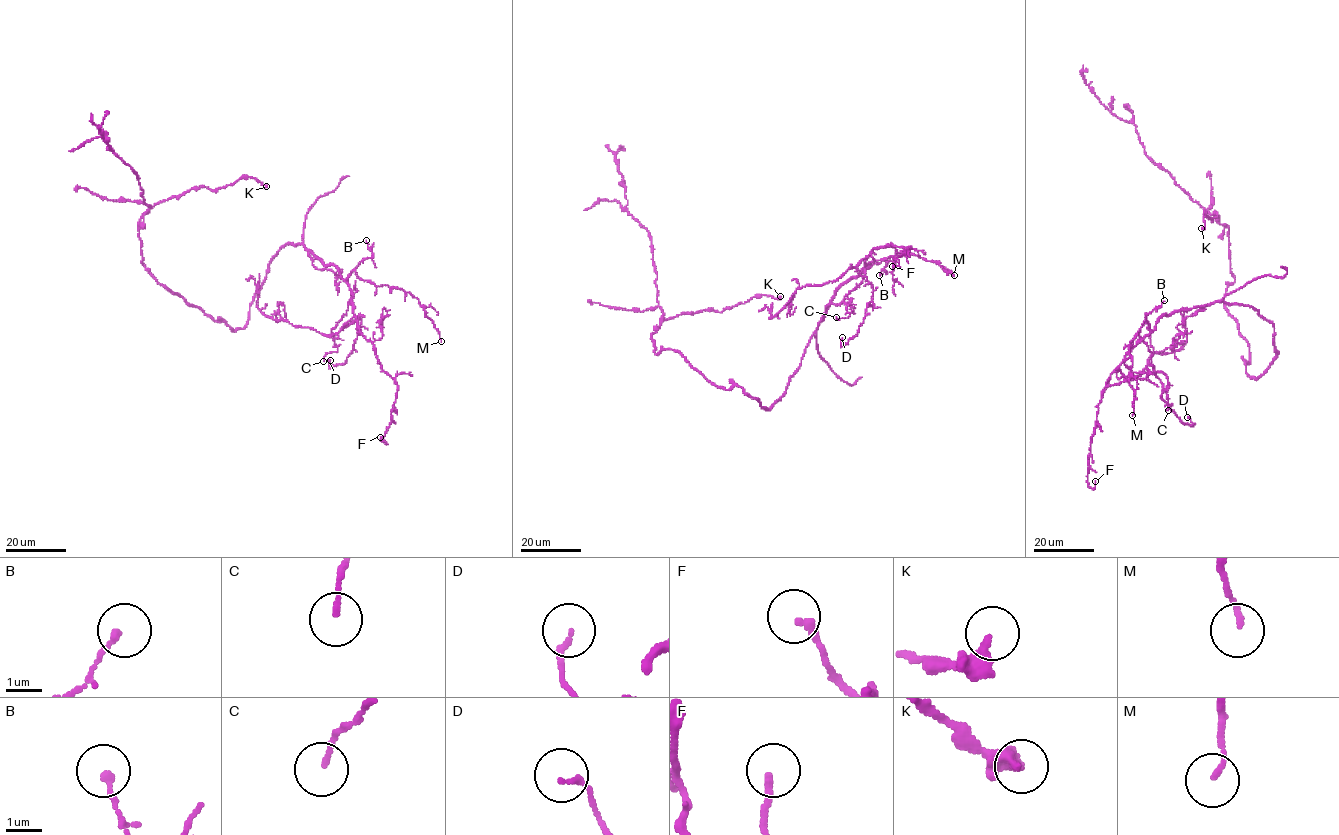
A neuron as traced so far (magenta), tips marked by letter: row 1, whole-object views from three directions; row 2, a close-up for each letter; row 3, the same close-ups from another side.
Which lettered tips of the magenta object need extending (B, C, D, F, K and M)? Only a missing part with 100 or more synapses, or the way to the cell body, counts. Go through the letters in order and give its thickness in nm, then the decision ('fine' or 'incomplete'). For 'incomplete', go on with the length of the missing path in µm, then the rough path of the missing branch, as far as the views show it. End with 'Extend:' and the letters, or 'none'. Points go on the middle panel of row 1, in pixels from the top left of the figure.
B: 180 nm | fine
C: 120 nm | fine
D: 140 nm | fine
F: 190 nm | fine
K: 280 nm | fine
M: 120 nm | fine
Extend: none

